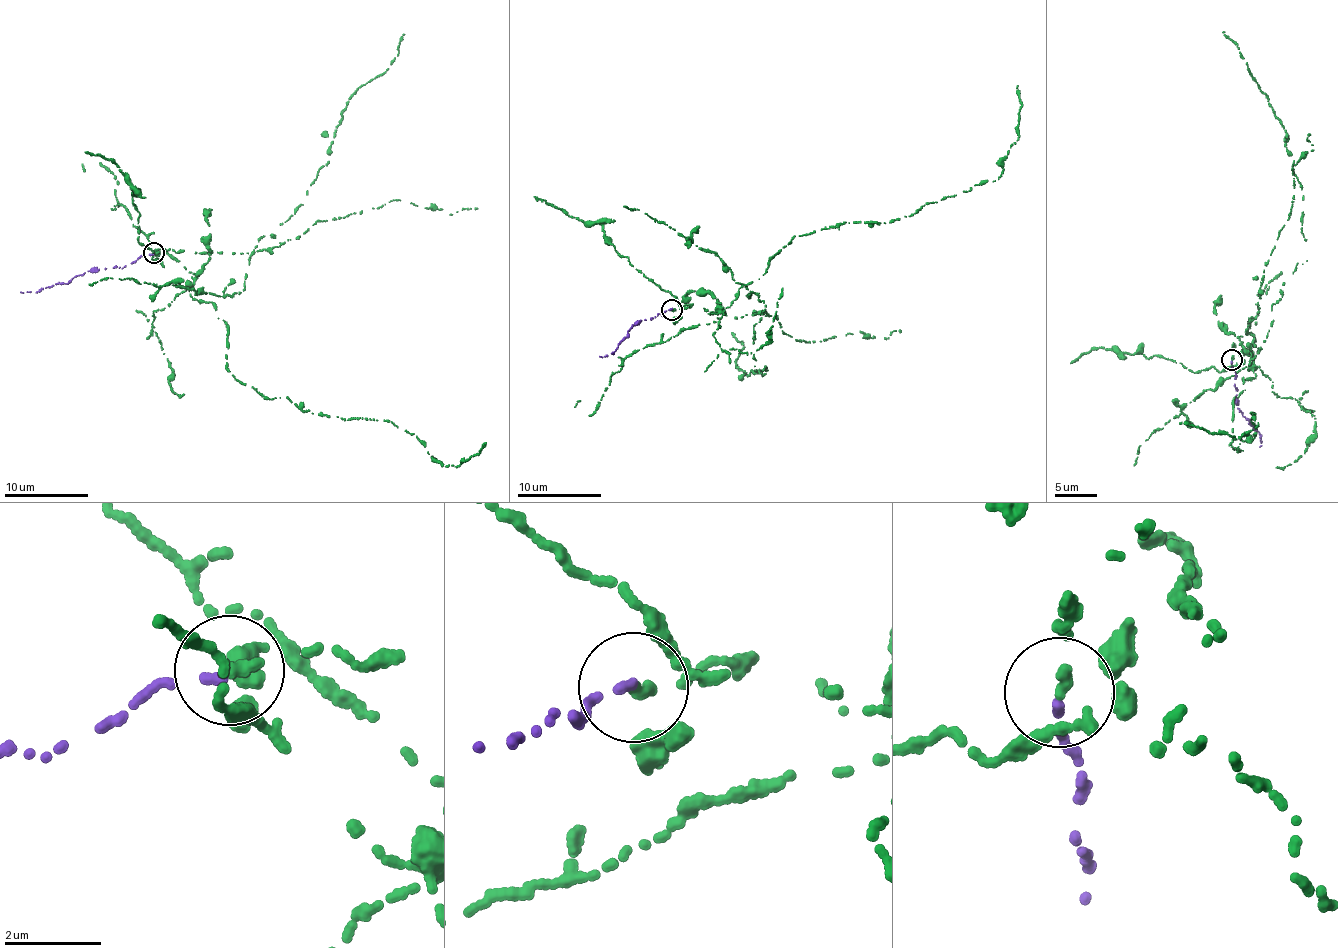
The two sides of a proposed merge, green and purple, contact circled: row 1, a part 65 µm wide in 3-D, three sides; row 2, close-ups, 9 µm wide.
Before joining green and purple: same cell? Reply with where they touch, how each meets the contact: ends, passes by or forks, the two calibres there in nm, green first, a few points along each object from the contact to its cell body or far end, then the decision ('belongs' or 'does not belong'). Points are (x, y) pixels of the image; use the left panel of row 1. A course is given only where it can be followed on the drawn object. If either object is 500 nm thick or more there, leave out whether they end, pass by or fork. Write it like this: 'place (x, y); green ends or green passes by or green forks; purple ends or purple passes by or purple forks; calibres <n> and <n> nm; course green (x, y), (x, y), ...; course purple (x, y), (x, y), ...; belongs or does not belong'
place (154, 253); green ends; purple ends; calibres 240 and 160 nm; course green (154, 253), (227, 326), (229, 372), (270, 399), (384, 420), (444, 467), (485, 443); course purple (152, 254), (142, 255), (123, 268), (96, 269), (46, 287), (21, 291); does not belong

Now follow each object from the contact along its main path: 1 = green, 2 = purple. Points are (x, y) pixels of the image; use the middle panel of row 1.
1: (672, 310), (684, 329), (714, 322), (794, 236), (884, 223), (996, 181), (1018, 139), (1017, 86)
2: (671, 309), (639, 320), (627, 331), (616, 351), (600, 356)

